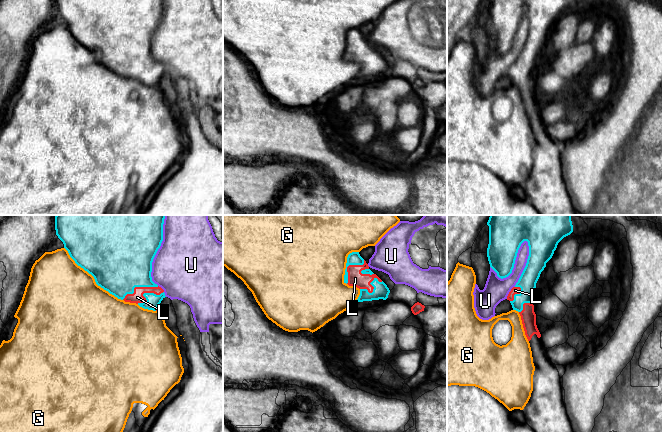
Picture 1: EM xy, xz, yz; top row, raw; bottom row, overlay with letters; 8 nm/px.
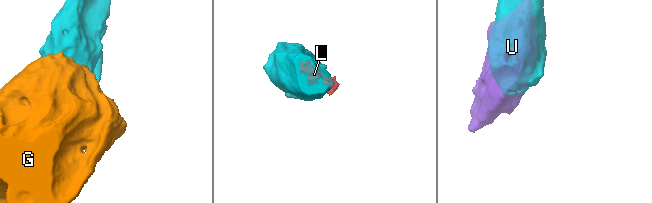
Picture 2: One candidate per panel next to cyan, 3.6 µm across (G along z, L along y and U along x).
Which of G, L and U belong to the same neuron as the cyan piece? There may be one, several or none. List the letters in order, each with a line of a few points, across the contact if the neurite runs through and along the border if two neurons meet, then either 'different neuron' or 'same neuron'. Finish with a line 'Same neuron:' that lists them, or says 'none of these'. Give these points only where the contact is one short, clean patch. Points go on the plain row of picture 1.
G: different neuron
L: same neuron
U: different neuron
Same neuron: L

